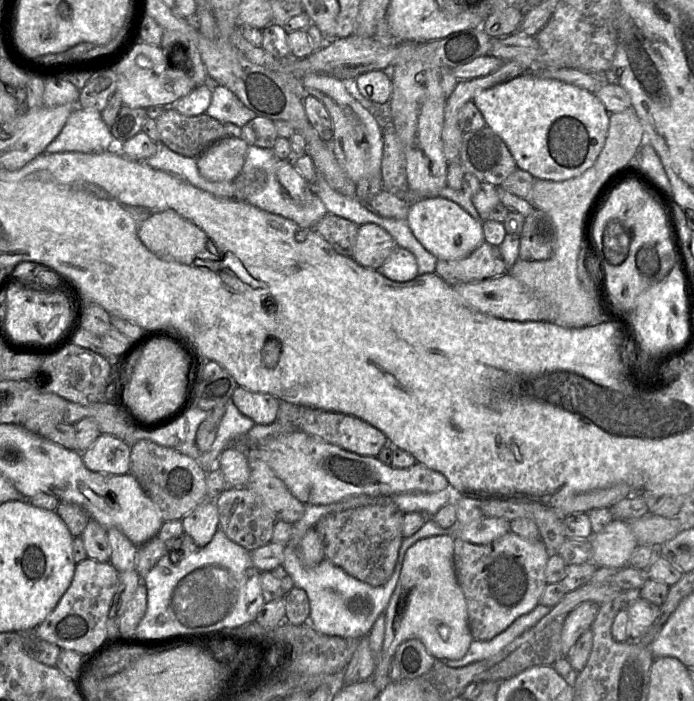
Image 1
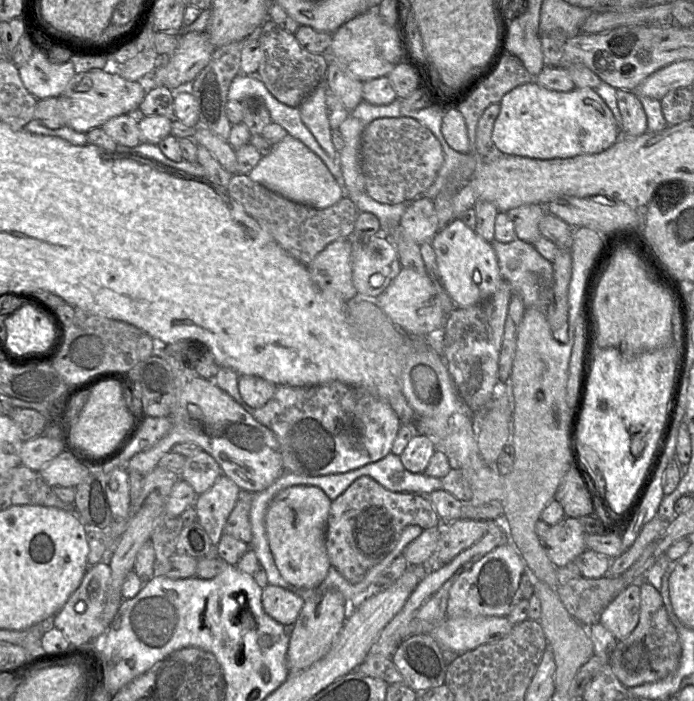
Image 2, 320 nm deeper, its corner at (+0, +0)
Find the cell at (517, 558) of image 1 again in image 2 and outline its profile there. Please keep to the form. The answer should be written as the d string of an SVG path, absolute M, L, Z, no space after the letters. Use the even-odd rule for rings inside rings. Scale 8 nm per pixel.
M512 543L497 547L455 580L449 591L447 617L461 615L507 617L521 600L519 586L522 576L526 573L526 565Z

